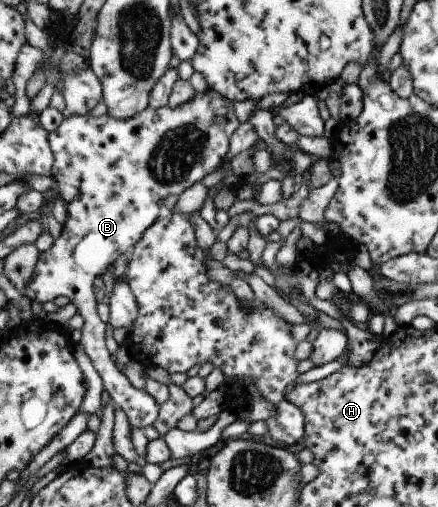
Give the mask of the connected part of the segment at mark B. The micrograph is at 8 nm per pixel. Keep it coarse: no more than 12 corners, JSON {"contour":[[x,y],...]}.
{"contour":[[210,87],[50,134],[68,216],[23,296],[76,303],[132,427],[160,405],[117,367],[95,278],[167,196],[223,166],[242,123]]}

